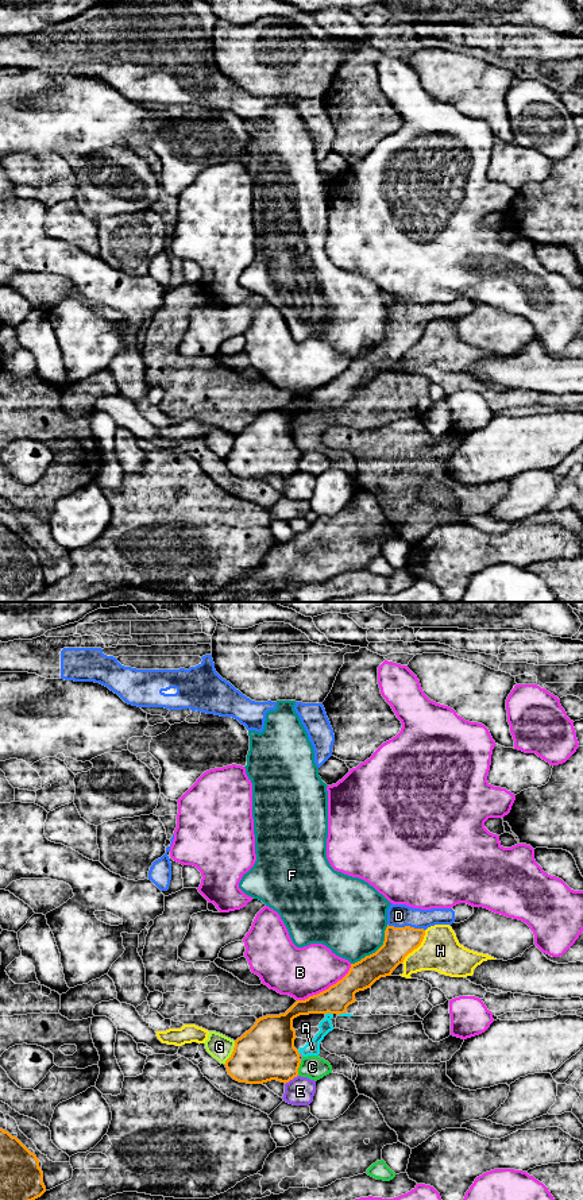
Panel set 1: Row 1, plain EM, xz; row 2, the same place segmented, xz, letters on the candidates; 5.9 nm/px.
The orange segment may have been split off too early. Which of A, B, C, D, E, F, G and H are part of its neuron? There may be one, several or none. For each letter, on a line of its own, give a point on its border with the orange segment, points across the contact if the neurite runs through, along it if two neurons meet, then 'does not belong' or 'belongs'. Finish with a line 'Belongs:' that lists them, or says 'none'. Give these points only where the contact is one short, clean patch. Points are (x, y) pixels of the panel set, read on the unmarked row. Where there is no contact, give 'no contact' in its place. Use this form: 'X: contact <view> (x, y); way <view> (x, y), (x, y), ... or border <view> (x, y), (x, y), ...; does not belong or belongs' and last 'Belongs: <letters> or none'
A: contact xz (328, 406); does not belong
B: contact xz (325, 385); does not belong
C: contact xz (297, 463); does not belong
D: contact xz (406, 321); way xz (398, 338), (406, 321), (398, 311); belongs
E: contact xz (290, 474); does not belong
F: contact xz (377, 346); does not belong
G: contact xz (232, 448); does not belong
H: contact xz (416, 343); does not belong
Belongs: D

